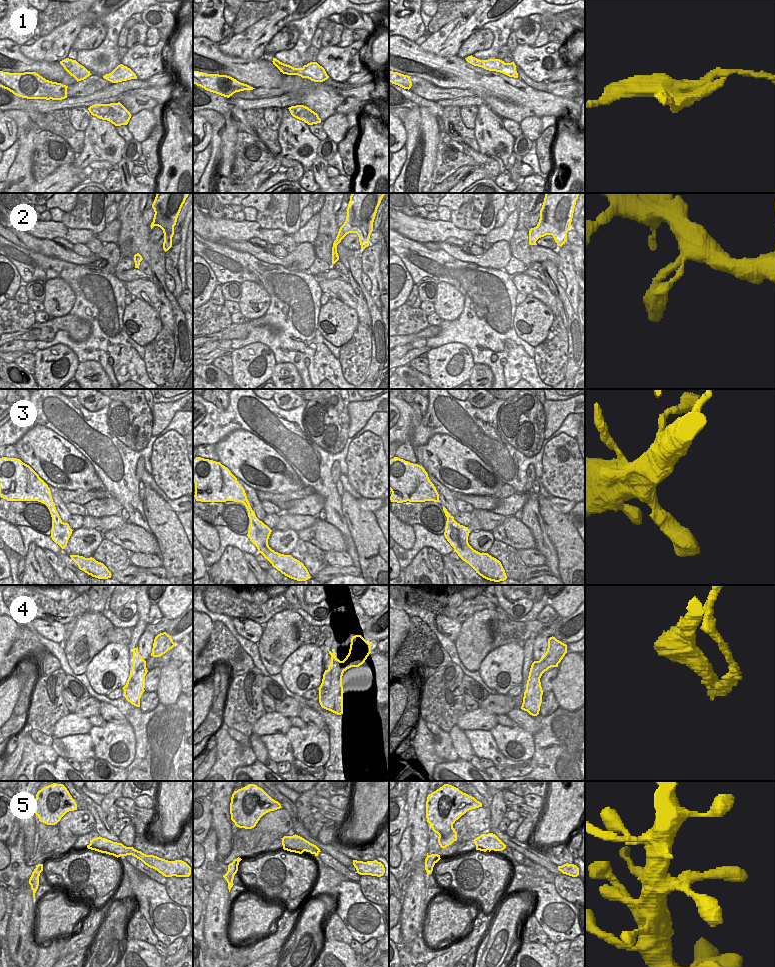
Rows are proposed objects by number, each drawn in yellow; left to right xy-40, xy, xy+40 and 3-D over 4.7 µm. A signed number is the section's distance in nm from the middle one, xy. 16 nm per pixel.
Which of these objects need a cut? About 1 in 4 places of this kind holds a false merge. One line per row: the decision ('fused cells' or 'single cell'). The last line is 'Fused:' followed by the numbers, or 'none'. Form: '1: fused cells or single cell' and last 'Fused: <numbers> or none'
1: single cell
2: single cell
3: single cell
4: fused cells
5: fused cells
Fused: 4, 5

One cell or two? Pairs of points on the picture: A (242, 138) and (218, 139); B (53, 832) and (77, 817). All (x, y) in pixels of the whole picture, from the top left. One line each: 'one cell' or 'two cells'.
A: two cells
B: one cell

